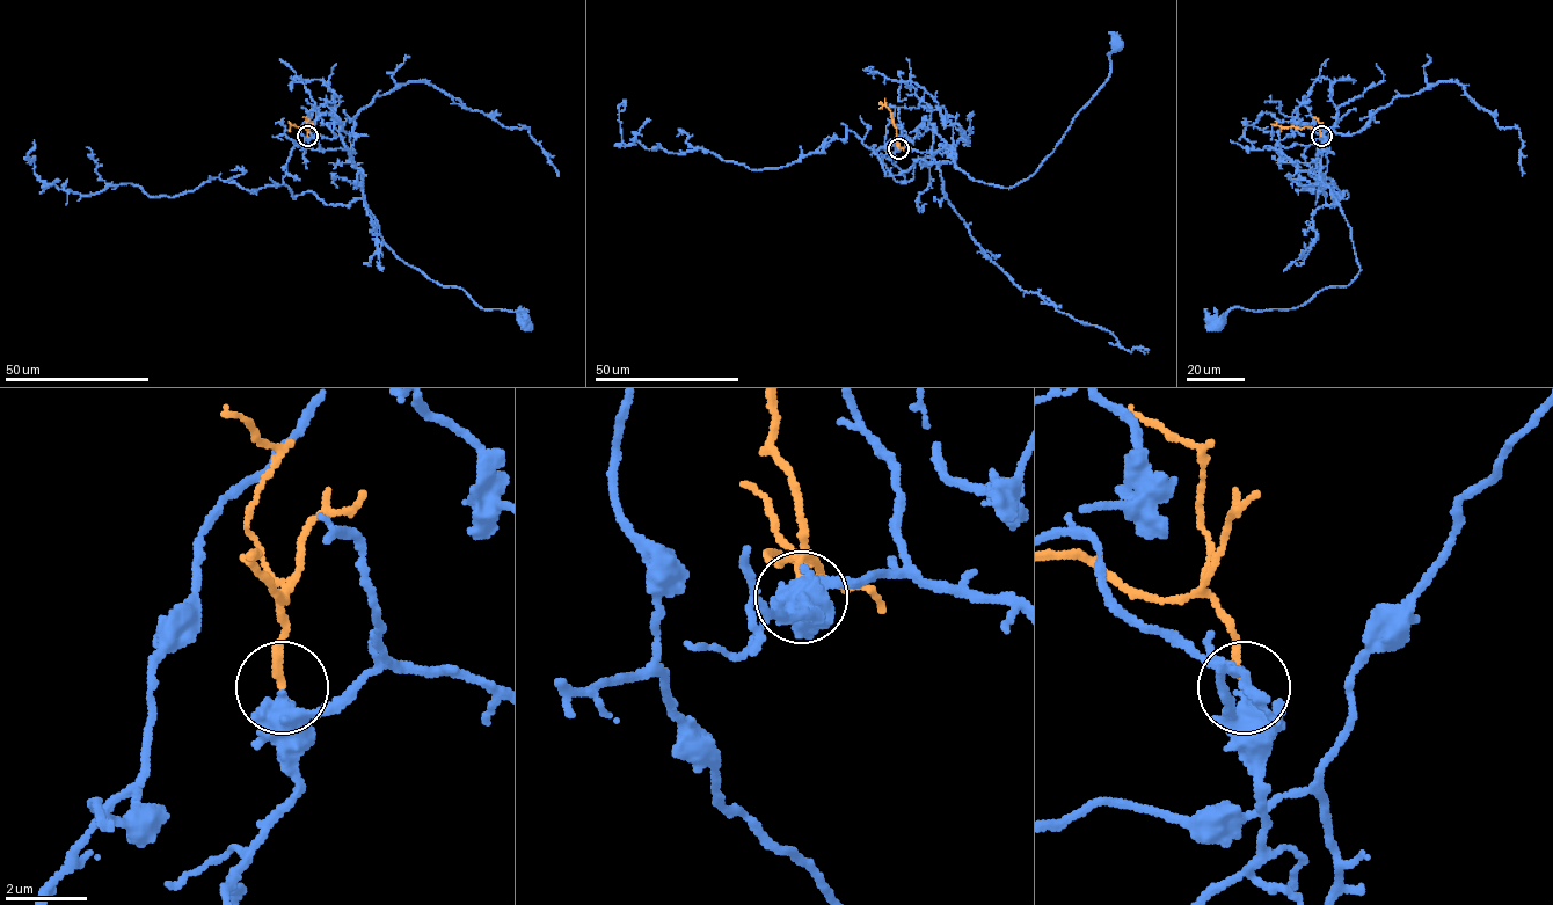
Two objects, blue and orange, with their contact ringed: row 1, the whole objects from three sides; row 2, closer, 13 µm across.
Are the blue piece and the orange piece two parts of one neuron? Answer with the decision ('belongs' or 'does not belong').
belongs

